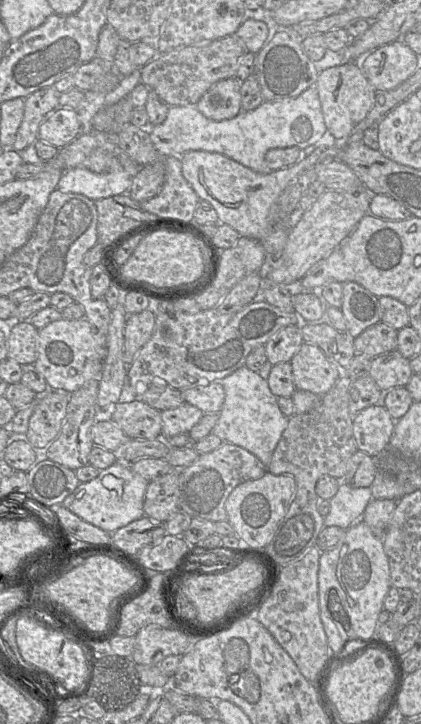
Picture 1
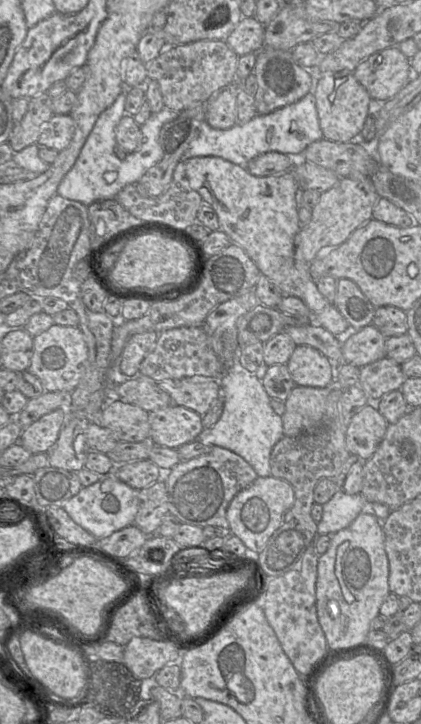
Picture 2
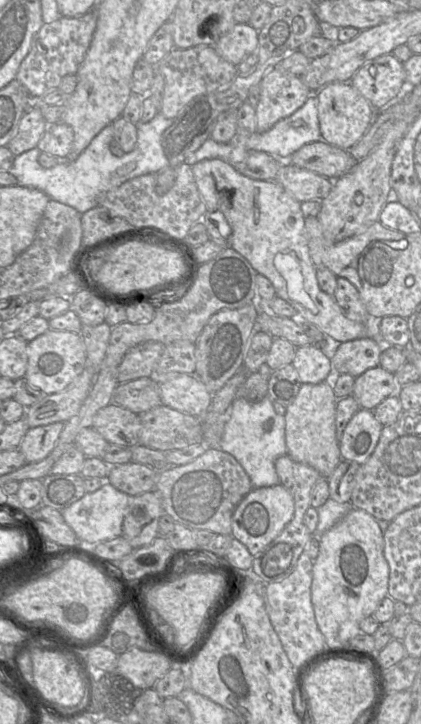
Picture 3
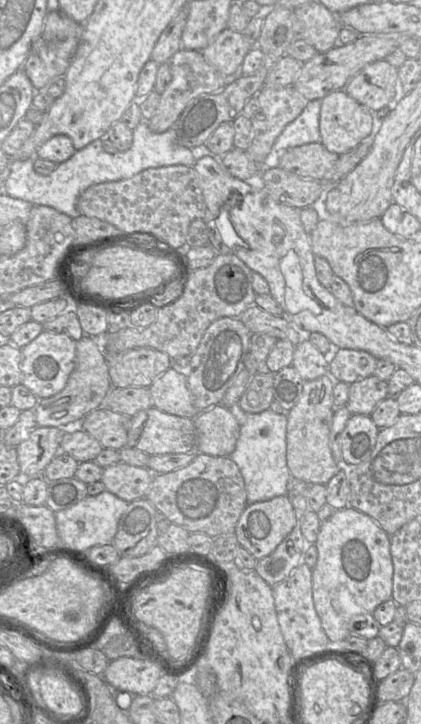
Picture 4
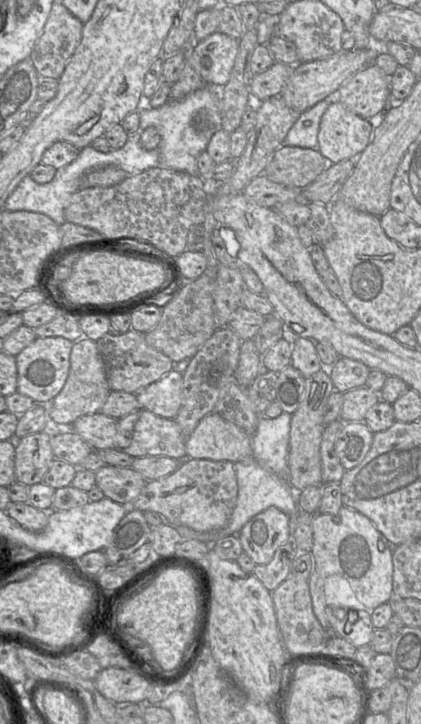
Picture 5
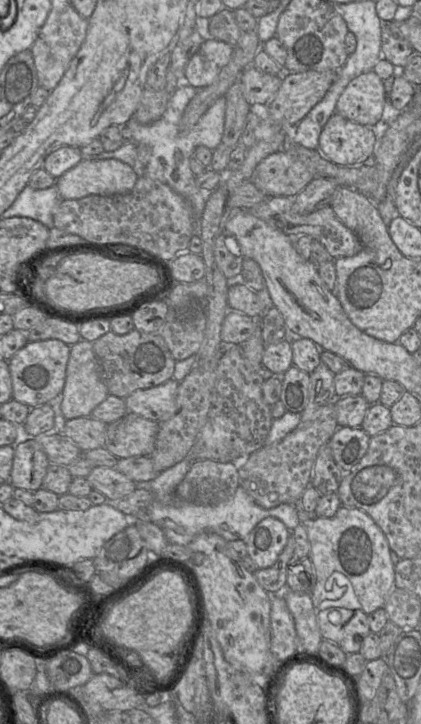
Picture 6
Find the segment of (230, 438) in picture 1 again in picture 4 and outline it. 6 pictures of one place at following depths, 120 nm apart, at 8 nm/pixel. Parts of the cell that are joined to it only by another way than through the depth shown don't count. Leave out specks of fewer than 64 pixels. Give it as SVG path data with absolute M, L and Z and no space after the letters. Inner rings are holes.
M239 406L229 409L241 424L235 450L229 457L243 476L247 505L287 495L287 484L291 477L286 454L287 414L276 414L270 408L259 413L245 413Z

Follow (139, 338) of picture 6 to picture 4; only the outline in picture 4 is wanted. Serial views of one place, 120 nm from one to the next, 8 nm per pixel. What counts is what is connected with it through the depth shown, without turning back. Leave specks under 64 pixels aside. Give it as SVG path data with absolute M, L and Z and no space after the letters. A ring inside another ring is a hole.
M151 347L108 354L107 363L112 387L149 387L173 365L168 354Z

